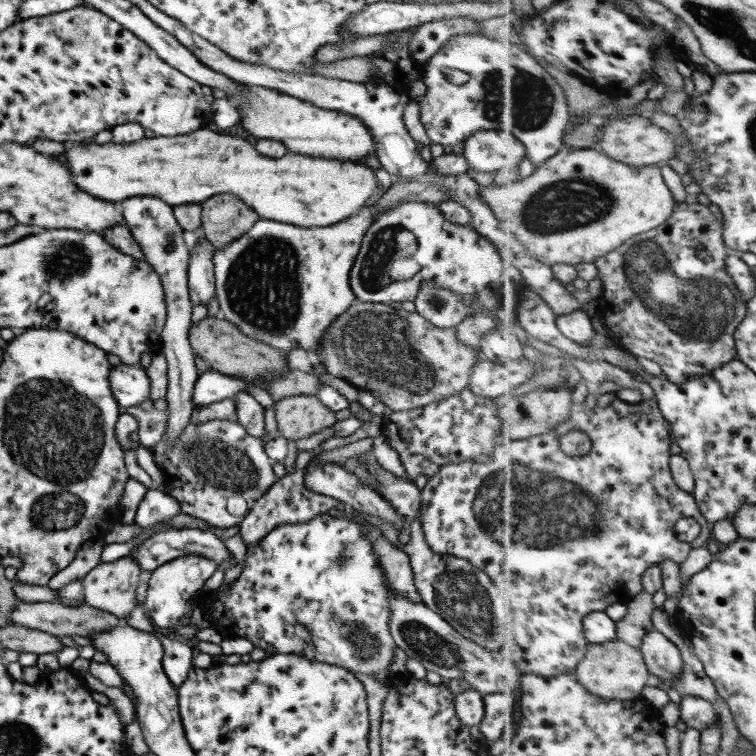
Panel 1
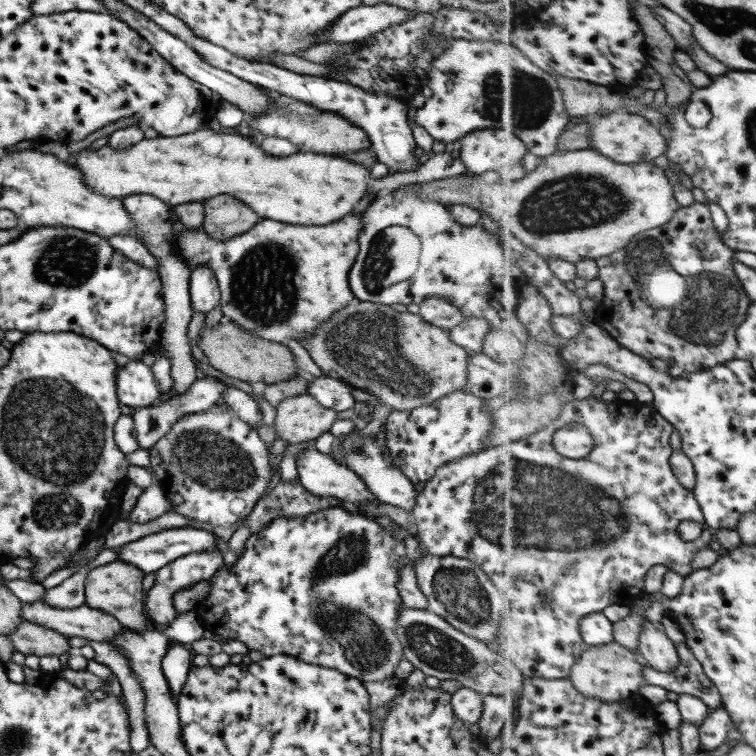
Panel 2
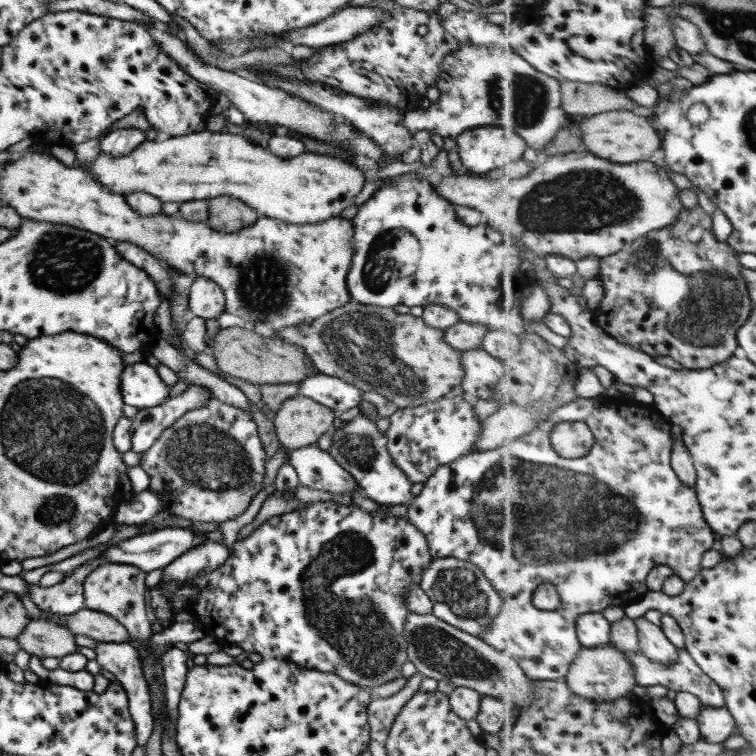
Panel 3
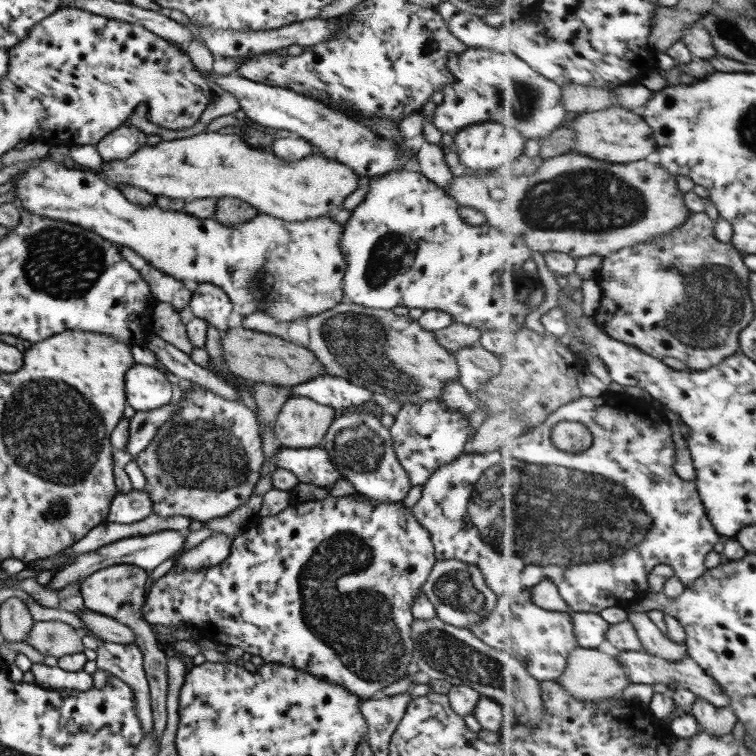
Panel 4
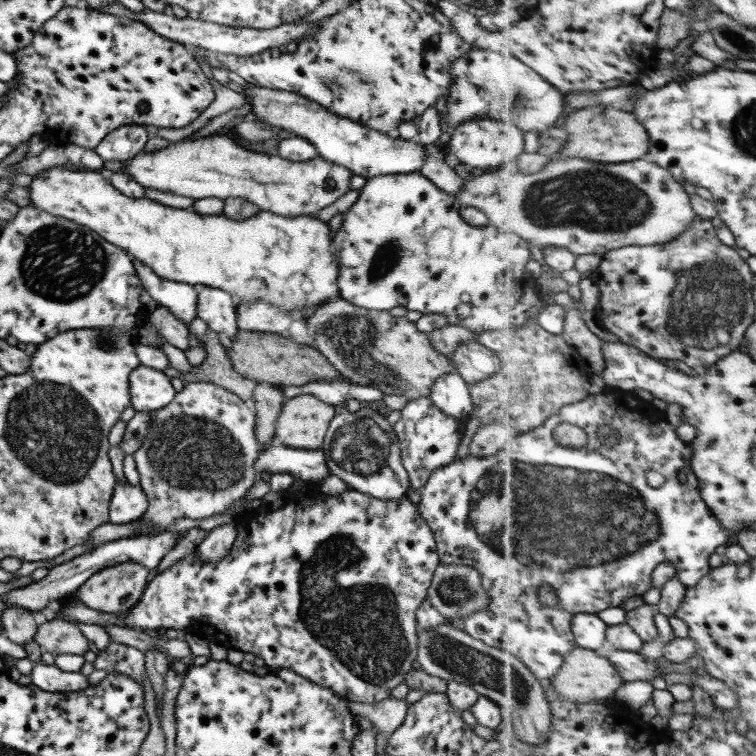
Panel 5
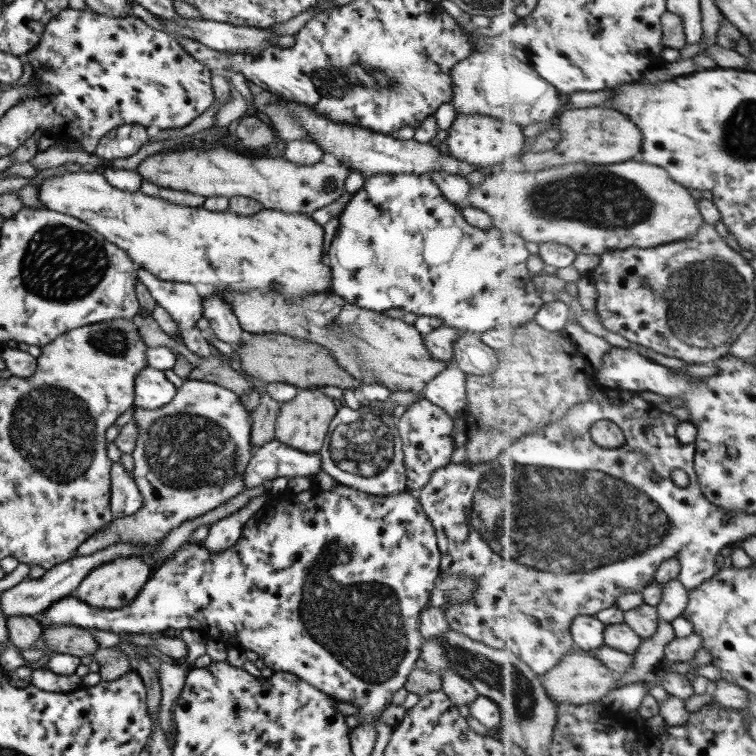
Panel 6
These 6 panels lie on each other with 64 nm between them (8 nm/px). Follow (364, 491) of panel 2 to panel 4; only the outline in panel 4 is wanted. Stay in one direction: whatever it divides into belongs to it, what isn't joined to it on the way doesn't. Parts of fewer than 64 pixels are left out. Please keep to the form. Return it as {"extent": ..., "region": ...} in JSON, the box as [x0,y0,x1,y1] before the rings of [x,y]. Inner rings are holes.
{"extent":[274,445,344,490],"region":[[[322,445],[312,448],[293,449],[279,446],[274,456],[276,469],[293,472],[299,482],[314,484],[331,490],[333,483],[344,479],[329,462],[328,454]]]}

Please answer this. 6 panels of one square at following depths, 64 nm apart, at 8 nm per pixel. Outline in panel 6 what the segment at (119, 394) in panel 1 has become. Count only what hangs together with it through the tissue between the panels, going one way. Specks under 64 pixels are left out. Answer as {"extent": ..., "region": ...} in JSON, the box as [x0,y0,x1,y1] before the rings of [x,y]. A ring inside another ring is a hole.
{"extent":[134,366,177,410],"region":[[[148,366],[136,376],[134,391],[135,407],[157,410],[175,398],[177,389],[164,371]]]}

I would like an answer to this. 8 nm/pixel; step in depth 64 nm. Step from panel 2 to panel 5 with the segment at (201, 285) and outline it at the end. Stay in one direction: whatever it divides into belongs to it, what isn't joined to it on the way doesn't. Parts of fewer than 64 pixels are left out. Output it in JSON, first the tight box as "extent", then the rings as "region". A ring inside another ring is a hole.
{"extent":[196,286,238,338],"region":[[[205,286],[198,293],[196,316],[200,317],[219,338],[234,338],[238,334],[236,303],[222,289]]]}

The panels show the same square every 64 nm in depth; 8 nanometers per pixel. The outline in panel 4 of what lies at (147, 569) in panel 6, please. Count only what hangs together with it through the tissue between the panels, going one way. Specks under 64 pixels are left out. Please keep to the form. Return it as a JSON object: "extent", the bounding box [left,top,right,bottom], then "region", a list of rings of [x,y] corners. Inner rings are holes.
{"extent":[80,564,168,739],"region":[[[133,564],[104,567],[92,572],[80,583],[80,594],[82,594],[86,609],[112,617],[136,633],[136,644],[144,656],[143,666],[151,692],[153,730],[156,737],[161,739],[167,725],[168,678],[166,664],[168,664],[168,651],[159,642],[158,636],[152,631],[152,626],[146,626],[146,622],[142,618],[142,605],[144,605],[147,595],[148,574],[147,570]]]}

